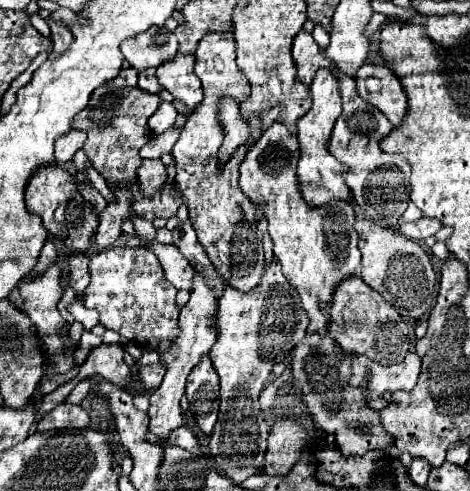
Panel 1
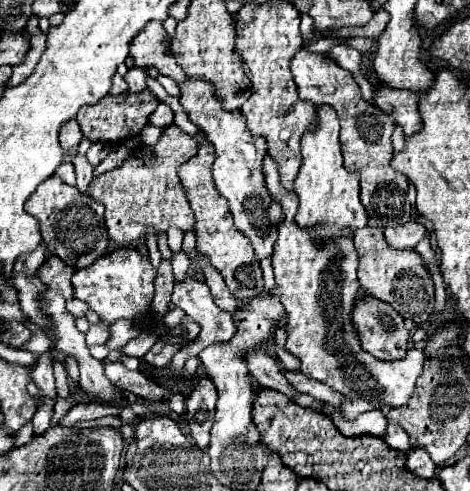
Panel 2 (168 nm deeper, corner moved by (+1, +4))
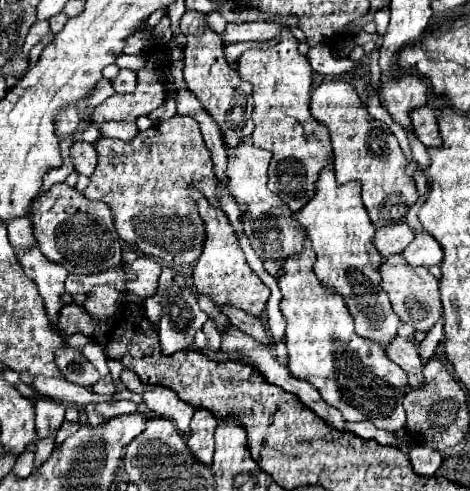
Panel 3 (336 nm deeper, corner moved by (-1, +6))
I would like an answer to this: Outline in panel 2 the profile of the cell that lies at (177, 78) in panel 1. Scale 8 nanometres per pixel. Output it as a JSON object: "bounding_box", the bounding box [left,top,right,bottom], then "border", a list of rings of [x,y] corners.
{"bounding_box":[178,79,282,261],"border":[[[190,79],[186,83],[178,83],[180,87],[180,105],[188,113],[190,121],[198,125],[206,137],[216,147],[216,161],[212,165],[212,177],[218,193],[228,199],[230,211],[234,217],[234,225],[250,239],[258,261],[272,255],[274,241],[278,237],[276,223],[282,219],[280,203],[274,201],[264,185],[262,175],[262,157],[266,151],[266,139],[252,137],[246,129],[246,121],[240,111],[226,111],[218,99],[214,99],[214,87],[204,79]]]}

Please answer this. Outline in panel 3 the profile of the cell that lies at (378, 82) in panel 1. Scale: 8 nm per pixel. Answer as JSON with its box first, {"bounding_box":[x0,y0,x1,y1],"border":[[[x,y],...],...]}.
{"bounding_box":[412,107,442,147],"border":[[[430,107],[414,109],[412,111],[412,123],[414,123],[416,137],[426,147],[440,147],[442,145],[442,137],[438,133],[438,119]]]}

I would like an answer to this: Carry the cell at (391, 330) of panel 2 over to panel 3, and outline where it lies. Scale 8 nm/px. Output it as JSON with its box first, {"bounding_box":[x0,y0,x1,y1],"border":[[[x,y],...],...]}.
{"bounding_box":[386,337,424,387],"border":[[[396,337],[396,339],[386,347],[386,355],[388,355],[396,365],[400,365],[400,367],[406,371],[406,375],[408,375],[408,385],[410,385],[410,387],[420,387],[420,385],[424,385],[424,375],[422,375],[424,361],[422,361],[420,355],[418,355],[418,347],[416,347],[410,339]]]}

